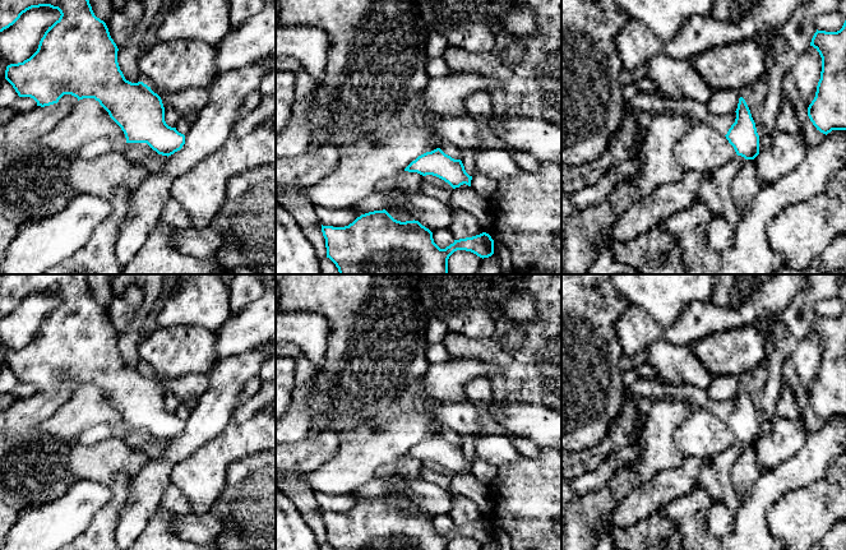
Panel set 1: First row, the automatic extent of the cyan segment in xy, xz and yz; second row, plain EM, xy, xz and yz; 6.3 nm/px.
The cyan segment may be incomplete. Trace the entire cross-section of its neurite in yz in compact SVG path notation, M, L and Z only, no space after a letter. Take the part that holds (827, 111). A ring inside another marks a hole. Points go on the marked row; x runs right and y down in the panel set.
M846 20L837 32L817 29L810 46L822 57L822 71L815 97L808 107L808 116L817 130L826 135L832 130L846 130Z

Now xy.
M0 0L0 32L13 26L27 10L40 6L57 9L61 15L45 32L37 51L29 59L6 66L5 79L18 96L31 97L41 107L57 103L64 94L71 94L78 101L94 98L121 128L126 143L147 143L158 154L167 157L180 151L185 144L185 135L166 124L162 100L151 87L143 82L131 83L125 79L117 63L119 48L110 36L106 23L94 15L89 0Z

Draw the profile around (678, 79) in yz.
M657 55L647 63L648 78L657 92L674 100L692 100L707 103L712 89L695 71L690 60L676 60L667 55Z

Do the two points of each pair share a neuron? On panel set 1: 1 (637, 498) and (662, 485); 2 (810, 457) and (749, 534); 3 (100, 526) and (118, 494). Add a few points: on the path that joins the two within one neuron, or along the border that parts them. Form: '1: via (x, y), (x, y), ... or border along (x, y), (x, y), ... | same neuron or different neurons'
1: via (643, 498), (650, 498), (656, 491) | same neuron
2: via (790, 475), (752, 513) | same neuron
3: via (106, 518), (118, 502) | same neuron

